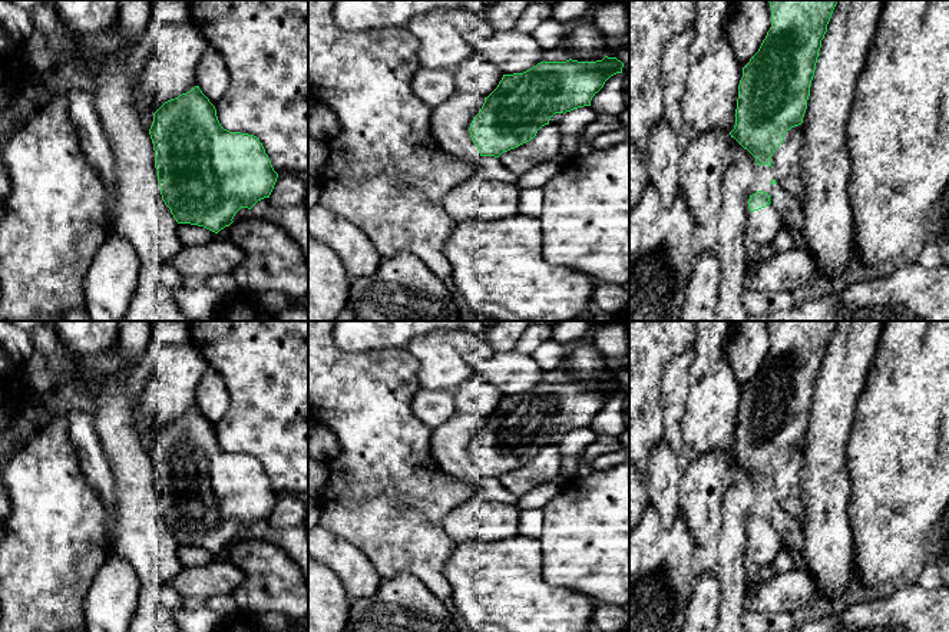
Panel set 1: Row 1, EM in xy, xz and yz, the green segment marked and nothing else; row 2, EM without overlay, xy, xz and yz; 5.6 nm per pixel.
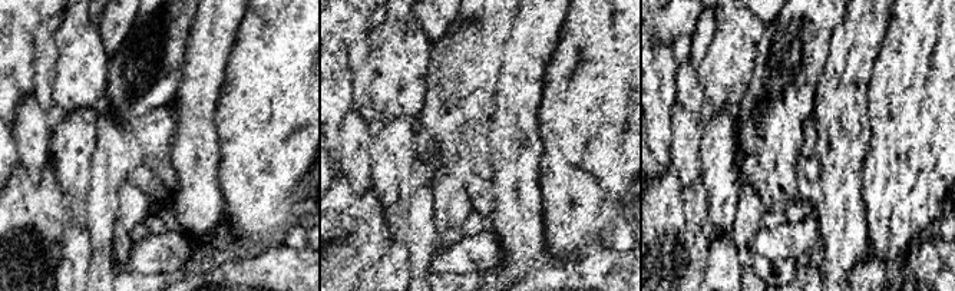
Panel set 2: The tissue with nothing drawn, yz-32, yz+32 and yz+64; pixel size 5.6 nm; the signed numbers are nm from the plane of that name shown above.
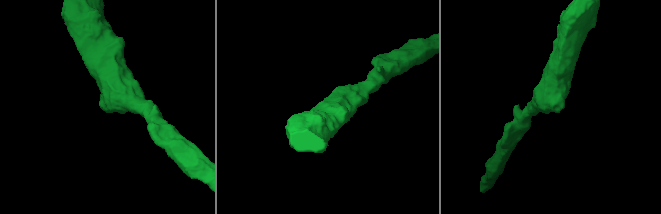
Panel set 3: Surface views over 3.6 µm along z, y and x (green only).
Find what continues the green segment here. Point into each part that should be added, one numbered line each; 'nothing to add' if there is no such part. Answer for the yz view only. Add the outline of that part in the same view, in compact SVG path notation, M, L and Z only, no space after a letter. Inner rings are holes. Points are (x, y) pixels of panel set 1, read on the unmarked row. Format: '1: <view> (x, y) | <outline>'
1: yz (763, 546) | M770 525L766 529L751 533L748 532L747 552L750 555L750 565L747 568L747 588L748 593L755 595L760 588L760 572L773 563L780 552L784 537Z

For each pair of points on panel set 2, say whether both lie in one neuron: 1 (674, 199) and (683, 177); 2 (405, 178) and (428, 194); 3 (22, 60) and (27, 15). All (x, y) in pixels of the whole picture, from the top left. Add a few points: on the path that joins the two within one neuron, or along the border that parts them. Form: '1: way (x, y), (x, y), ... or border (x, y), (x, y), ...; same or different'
1: border (667, 172), (681, 187), (697, 189); different
2: border (420, 154), (415, 162), (415, 192), (407, 220); different
3: way (22, 49), (22, 26); same

